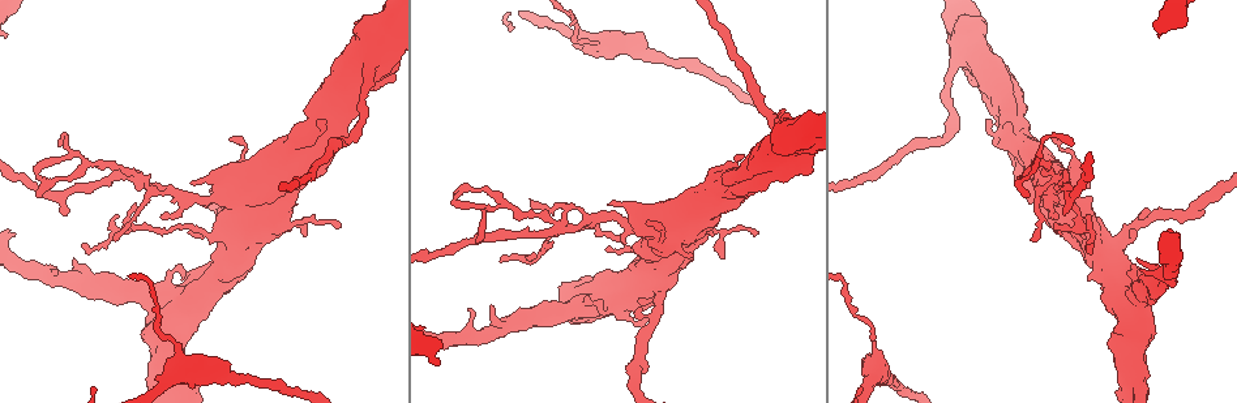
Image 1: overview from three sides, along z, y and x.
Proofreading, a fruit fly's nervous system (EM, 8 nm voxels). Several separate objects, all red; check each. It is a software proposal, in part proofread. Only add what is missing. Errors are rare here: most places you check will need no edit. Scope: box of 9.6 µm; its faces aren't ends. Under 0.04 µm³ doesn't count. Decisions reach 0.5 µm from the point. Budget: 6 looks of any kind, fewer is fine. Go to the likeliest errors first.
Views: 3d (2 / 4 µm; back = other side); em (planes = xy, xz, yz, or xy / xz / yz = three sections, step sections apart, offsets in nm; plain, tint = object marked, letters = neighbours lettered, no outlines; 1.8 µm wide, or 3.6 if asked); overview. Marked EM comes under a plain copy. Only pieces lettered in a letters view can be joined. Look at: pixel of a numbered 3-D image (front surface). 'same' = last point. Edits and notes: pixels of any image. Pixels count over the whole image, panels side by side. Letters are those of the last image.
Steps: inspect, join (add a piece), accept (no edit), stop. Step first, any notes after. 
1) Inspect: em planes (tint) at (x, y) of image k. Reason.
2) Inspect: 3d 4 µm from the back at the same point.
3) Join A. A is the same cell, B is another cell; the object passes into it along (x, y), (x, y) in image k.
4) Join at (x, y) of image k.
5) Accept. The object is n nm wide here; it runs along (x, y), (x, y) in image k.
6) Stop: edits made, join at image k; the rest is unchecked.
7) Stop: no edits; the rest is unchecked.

Inspect: em xy step 8 (letters) at (1180, 233) of image 1. Stops while still wide.

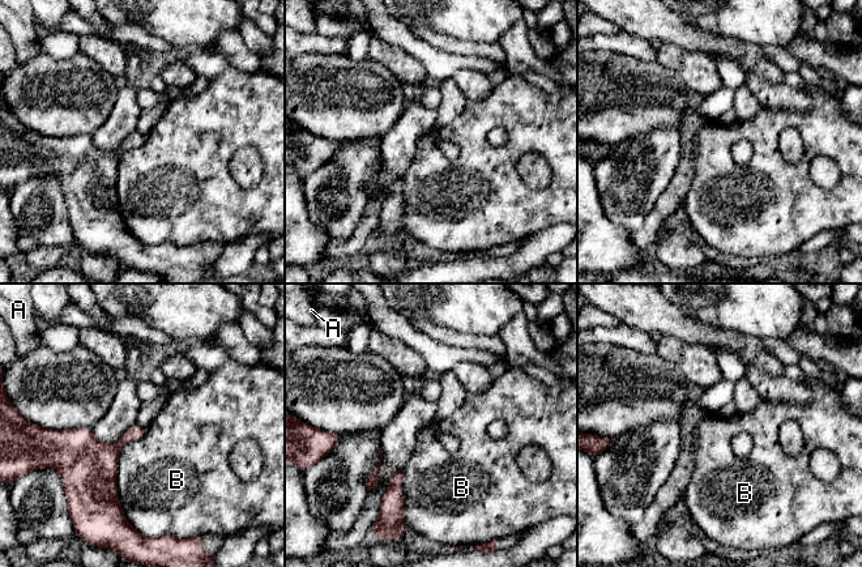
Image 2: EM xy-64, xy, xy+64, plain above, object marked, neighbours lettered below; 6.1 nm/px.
Inspect: em planes (letters) at the same point.

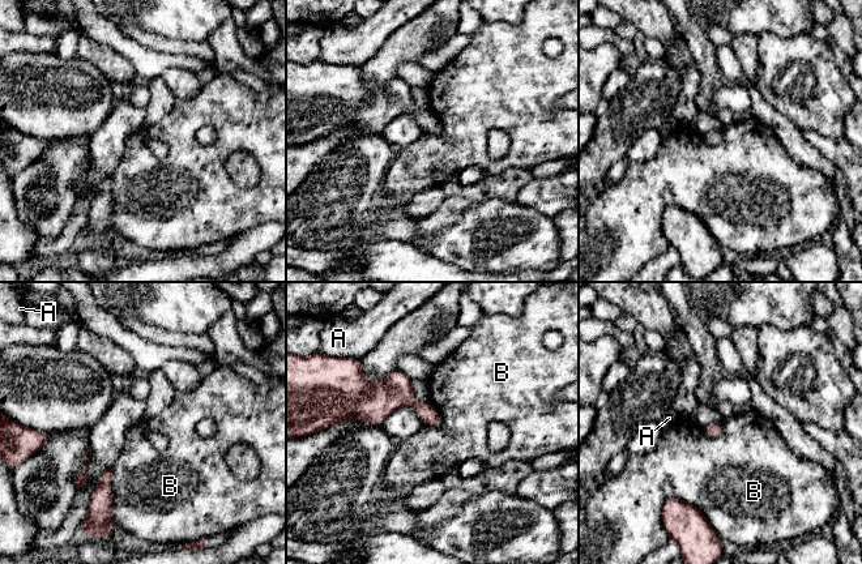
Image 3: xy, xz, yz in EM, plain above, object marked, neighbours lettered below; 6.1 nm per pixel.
Accept. A and B are other cells; a border runs along (112, 469), (111, 515) in image 3; no lettered piece goes on from it.

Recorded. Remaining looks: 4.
Inspect: 3d 4 µm at (139, 177) of image 1. A fork.

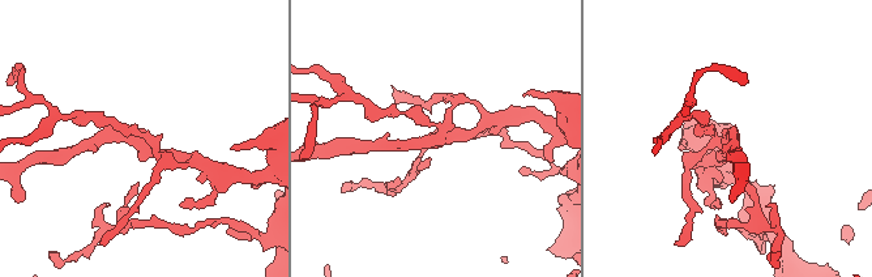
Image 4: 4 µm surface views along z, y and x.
Inspect: em planes (letters) at (430, 140) of image 4. 3 arms meet here; need the tissue.

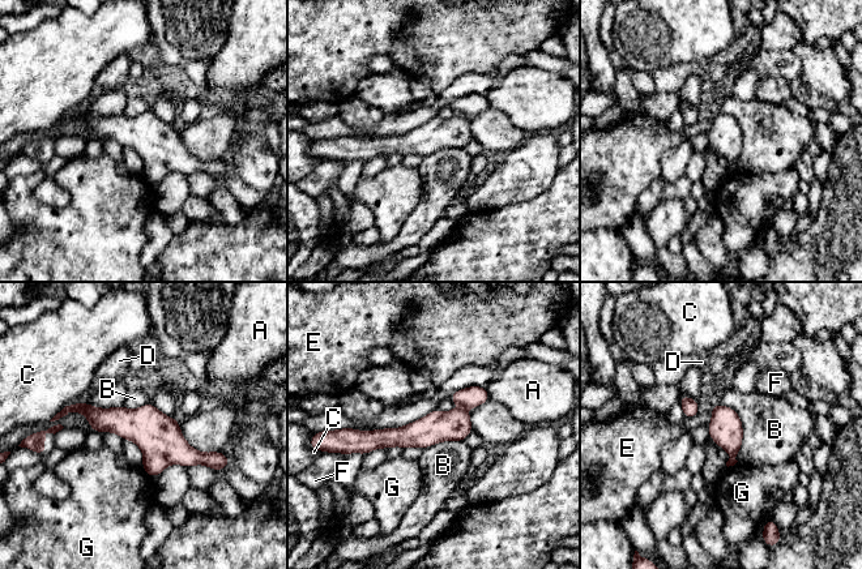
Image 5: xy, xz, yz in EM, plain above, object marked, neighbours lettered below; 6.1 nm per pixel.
Accept. A, B, C, D, E, F and G are other cells; a border runs along (464, 440), (442, 440), (423, 449) in image 5; no lettered piece goes on from it.

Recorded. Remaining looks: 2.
Inspect: em xy step 16 (letters) at (607, 247) of image 1. Free end.

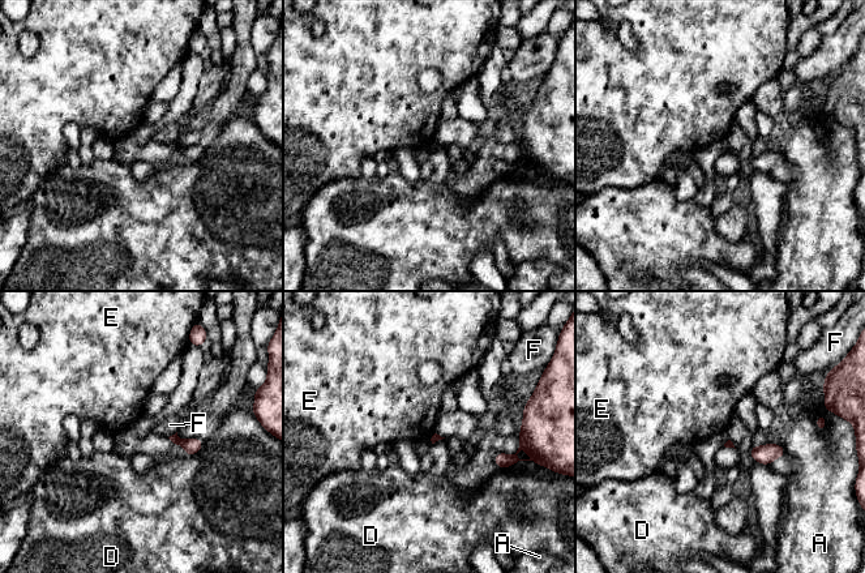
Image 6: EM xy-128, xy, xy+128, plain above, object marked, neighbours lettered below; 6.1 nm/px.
Inspect: em planes (letters) at the same point.

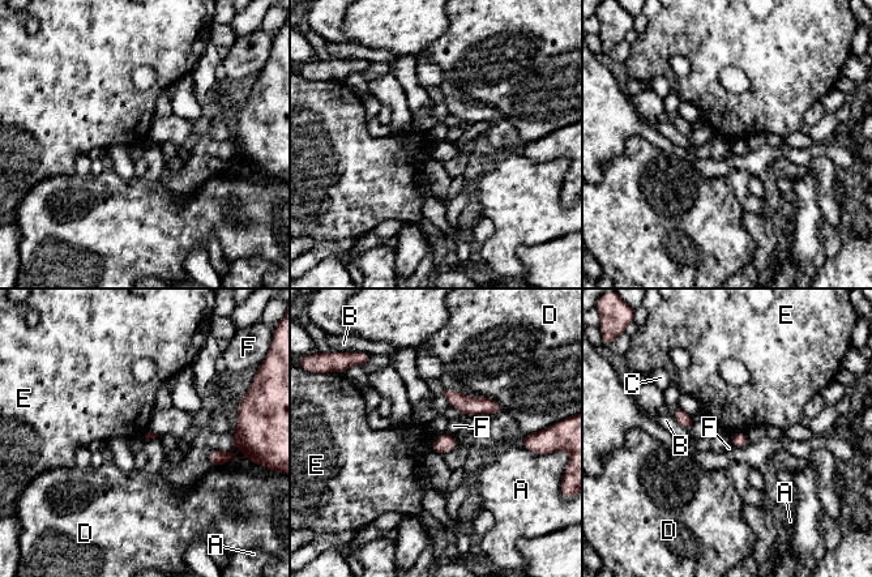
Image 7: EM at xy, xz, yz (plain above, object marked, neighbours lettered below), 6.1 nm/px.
Accept. A, B, C, D, E and F are other cells; a border runs along (744, 431), (736, 431), (729, 436) in image 7; none of them fits.

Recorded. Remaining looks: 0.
Stop: no edits; the rest is unchecked.

